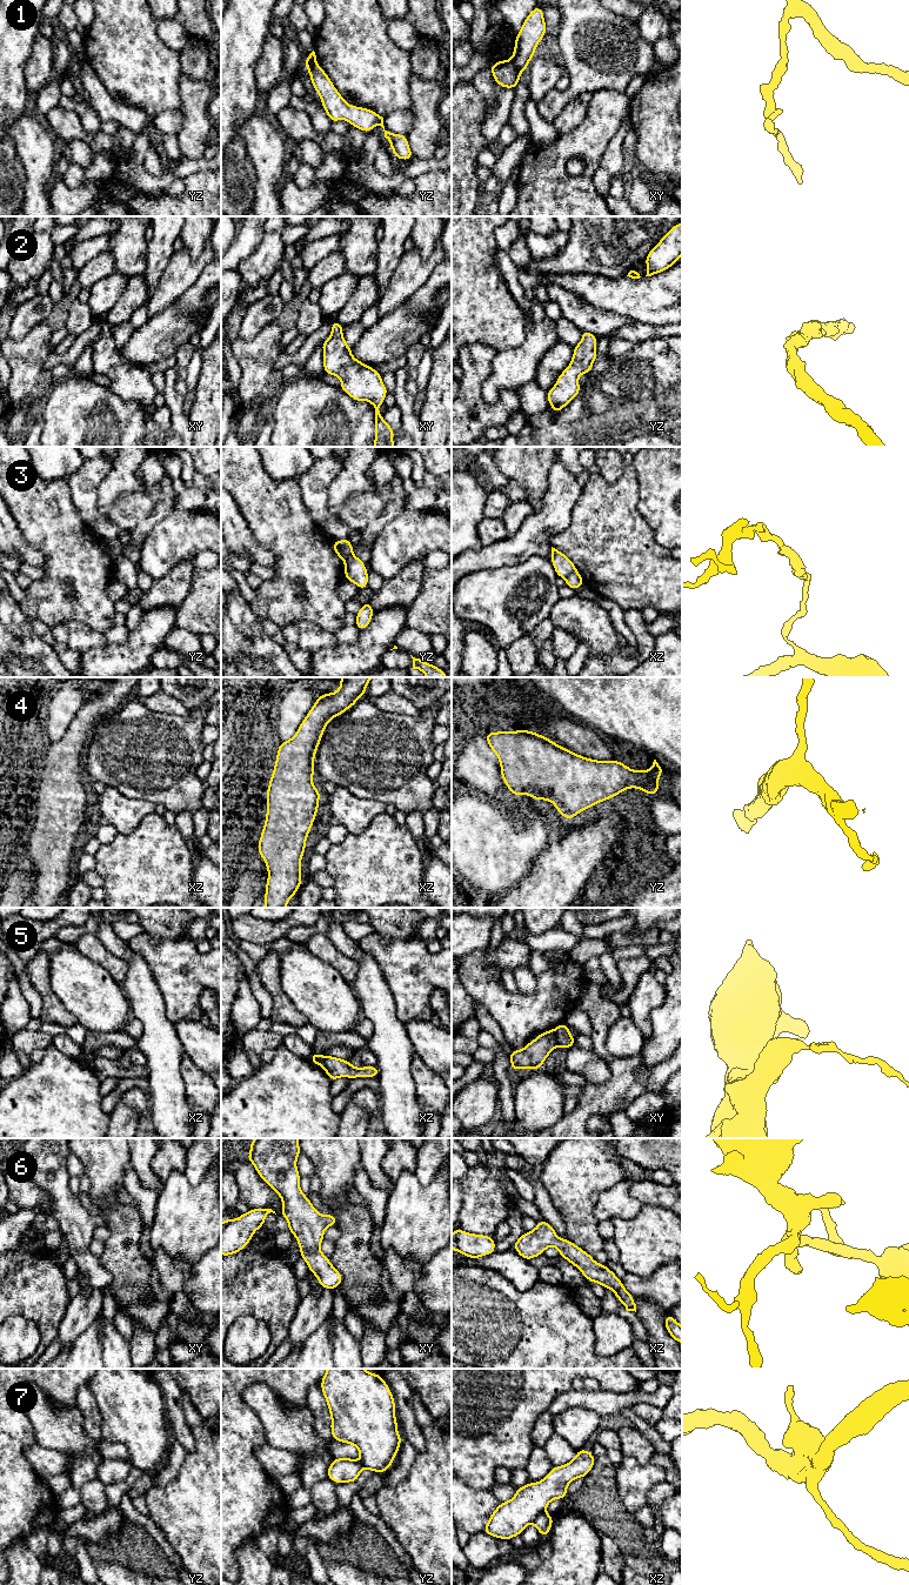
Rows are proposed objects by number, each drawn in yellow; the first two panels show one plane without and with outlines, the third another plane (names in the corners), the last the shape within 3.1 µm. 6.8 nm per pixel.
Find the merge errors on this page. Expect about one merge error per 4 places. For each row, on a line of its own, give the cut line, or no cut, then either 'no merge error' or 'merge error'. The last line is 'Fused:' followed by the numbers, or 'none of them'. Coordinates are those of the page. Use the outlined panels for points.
1: yz (306, 62), (316, 64) | merge error
2: no cut | no merge error
3: xz (576, 570), (565, 577) | merge error
4: no cut | no merge error
5: xy (553, 1030), (557, 1045) | merge error
6: no cut | no merge error
7: no cut | no merge error
Fused: 1, 3, 5

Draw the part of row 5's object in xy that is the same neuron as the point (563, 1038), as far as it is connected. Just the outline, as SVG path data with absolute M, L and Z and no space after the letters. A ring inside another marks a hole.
M563 1022L554 1029L557 1046L570 1049L574 1045L575 1036L569 1034L569 1026Z

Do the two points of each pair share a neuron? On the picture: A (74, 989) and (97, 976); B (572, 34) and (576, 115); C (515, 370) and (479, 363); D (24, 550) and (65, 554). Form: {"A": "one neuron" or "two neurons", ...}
{"A": "one neuron", "B": "two neurons", "C": "two neurons", "D": "two neurons"}

